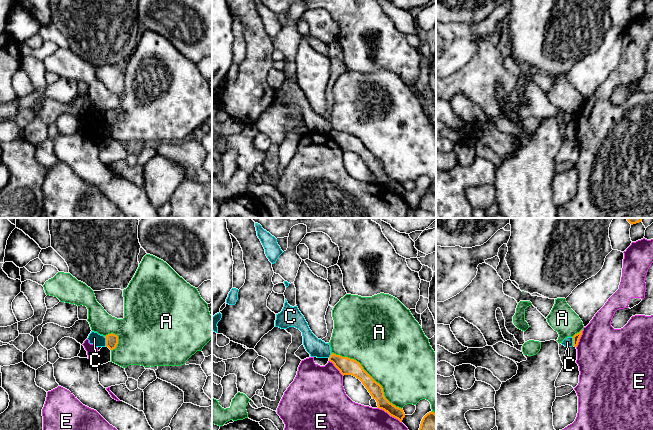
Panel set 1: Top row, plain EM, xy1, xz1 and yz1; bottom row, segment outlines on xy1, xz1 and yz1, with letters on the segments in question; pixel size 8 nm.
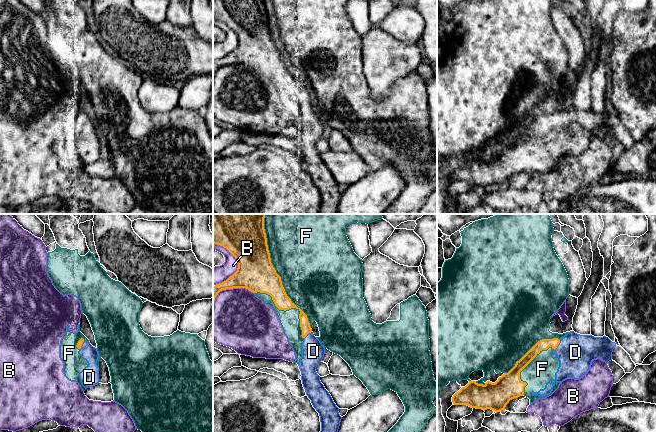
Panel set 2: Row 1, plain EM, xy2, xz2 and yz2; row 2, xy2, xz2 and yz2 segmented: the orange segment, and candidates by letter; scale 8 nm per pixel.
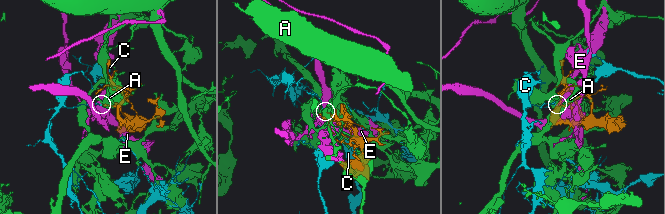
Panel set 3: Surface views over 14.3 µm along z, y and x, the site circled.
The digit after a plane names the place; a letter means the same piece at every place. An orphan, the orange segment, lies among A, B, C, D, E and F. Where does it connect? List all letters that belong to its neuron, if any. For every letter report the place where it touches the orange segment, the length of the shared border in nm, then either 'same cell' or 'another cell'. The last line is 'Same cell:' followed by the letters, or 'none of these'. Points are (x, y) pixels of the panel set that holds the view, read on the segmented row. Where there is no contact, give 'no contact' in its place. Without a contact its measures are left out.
A: contact xz1 (368, 374); length 750 nm; another cell
B: contact xz2 (230, 288); length 340 nm; another cell
C: contact xy1 (106, 341); length 80 nm; another cell
D: contact yz2 (557, 345); length 90 nm; same cell
E: contact xz1 (389, 414); length 240 nm; another cell
F: contact xz2 (279, 276); length 1050 nm; another cell
Same cell: D

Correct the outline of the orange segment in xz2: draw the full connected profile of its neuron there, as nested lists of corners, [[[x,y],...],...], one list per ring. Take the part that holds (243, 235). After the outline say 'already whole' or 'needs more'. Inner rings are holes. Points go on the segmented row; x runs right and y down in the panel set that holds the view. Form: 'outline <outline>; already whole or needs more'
outline [[[213,214],[213,243],[226,248],[237,260],[237,271],[226,281],[213,287],[213,303],[216,296],[222,290],[233,288],[246,288],[253,293],[266,293],[272,297],[275,306],[279,310],[296,308],[300,311],[300,327],[302,330],[302,358],[299,362],[301,380],[306,395],[311,400],[313,407],[319,413],[321,422],[320,432],[338,432],[342,417],[339,408],[334,403],[331,395],[320,381],[316,372],[317,365],[322,361],[325,348],[311,332],[311,326],[307,315],[298,308],[287,296],[282,285],[281,277],[276,273],[271,263],[267,238],[264,229],[264,218],[266,214]]]; needs more

